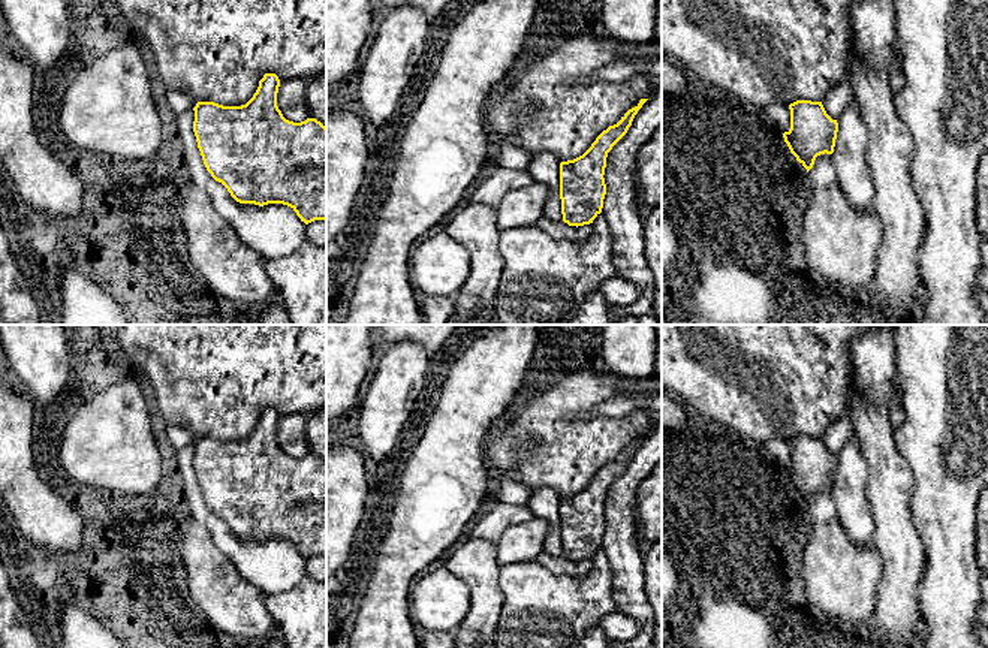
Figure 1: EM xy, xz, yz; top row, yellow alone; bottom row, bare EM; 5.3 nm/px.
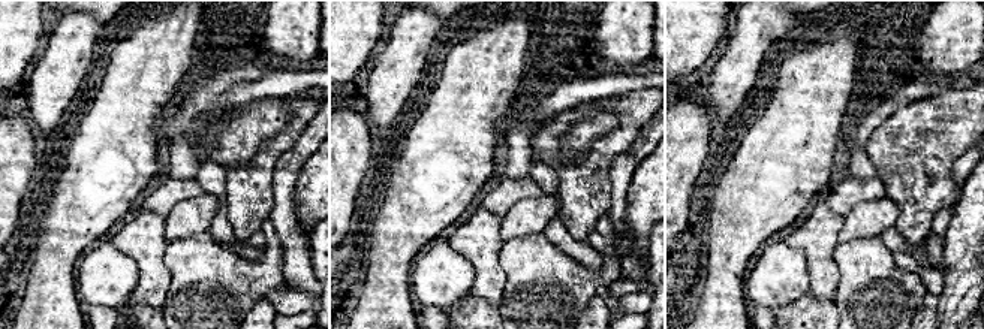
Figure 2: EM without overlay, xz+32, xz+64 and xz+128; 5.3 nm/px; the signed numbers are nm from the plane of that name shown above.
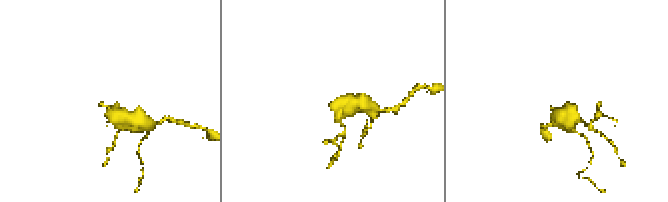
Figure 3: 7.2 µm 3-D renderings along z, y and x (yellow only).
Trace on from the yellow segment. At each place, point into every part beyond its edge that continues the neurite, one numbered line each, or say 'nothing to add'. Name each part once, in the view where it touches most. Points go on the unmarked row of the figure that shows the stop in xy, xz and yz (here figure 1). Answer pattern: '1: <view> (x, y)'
nothing to add

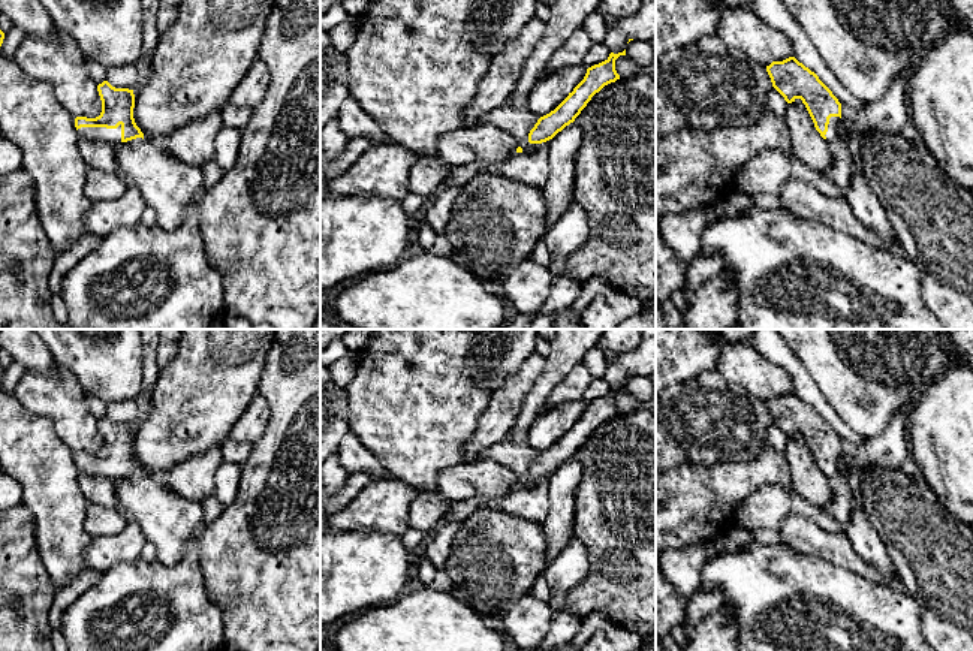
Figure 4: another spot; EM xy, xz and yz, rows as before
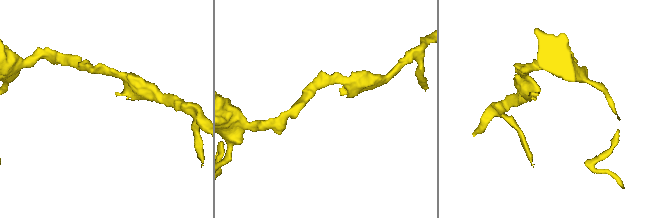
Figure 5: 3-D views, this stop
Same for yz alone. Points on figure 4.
1: yz (831, 470)

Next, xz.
nothing to add

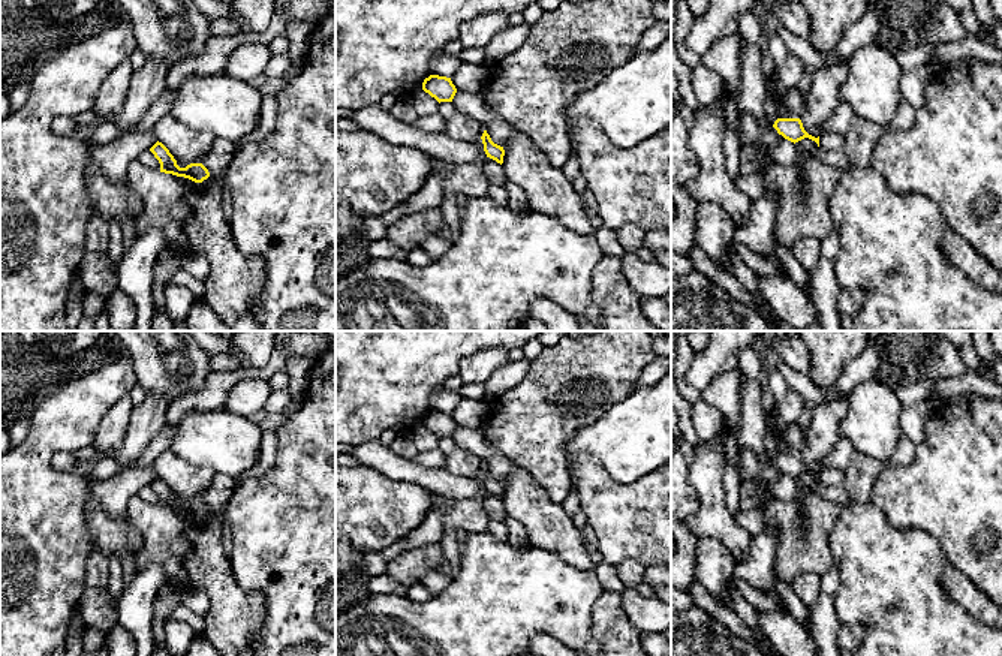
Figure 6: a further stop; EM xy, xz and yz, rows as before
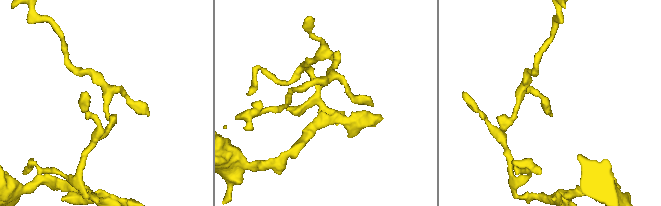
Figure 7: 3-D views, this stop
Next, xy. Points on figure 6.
nothing to add

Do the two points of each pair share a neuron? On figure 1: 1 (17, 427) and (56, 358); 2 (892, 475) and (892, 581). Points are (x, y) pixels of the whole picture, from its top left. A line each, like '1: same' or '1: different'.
1: different
2: same

